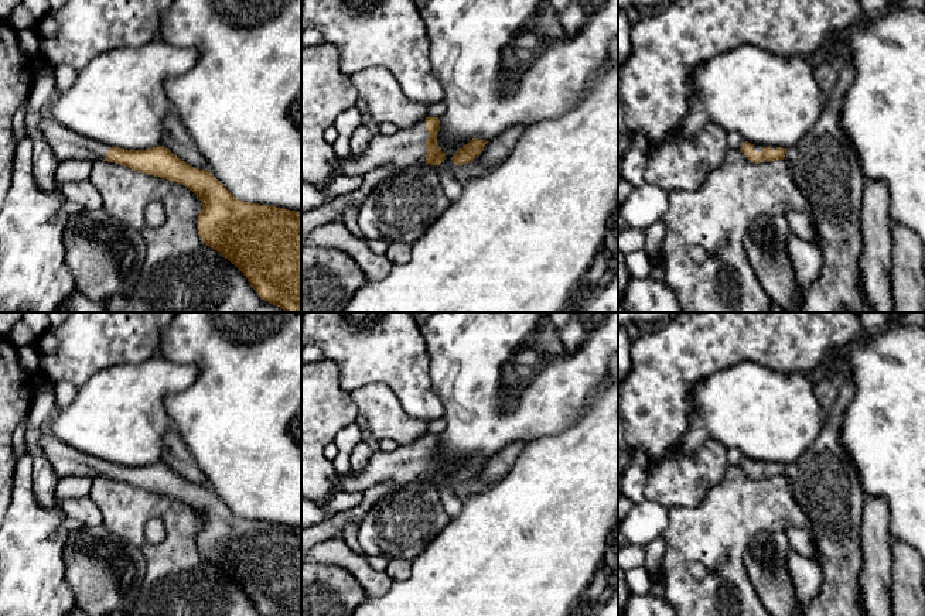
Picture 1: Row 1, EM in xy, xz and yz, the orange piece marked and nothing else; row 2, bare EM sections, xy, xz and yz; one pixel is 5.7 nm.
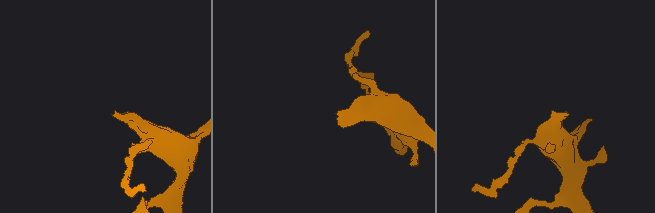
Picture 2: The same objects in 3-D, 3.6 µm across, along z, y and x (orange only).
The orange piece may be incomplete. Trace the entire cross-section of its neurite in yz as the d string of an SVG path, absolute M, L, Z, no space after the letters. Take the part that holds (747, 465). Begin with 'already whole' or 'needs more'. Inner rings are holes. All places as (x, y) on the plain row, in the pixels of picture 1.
needs more | M744 458L740 466L751 479L755 480L784 476L786 470L786 465L775 462L757 462L748 458Z

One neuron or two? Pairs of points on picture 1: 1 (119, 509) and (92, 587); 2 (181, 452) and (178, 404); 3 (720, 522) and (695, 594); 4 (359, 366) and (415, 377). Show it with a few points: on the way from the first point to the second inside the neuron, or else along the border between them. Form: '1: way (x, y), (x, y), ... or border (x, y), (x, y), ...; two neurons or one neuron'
1: border (102, 523), (139, 548); two neurons
2: border (176, 433), (198, 465); two neurons
3: way (702, 540), (685, 557), (685, 575); one neuron
4: way (374, 366), (400, 366); one neuron

